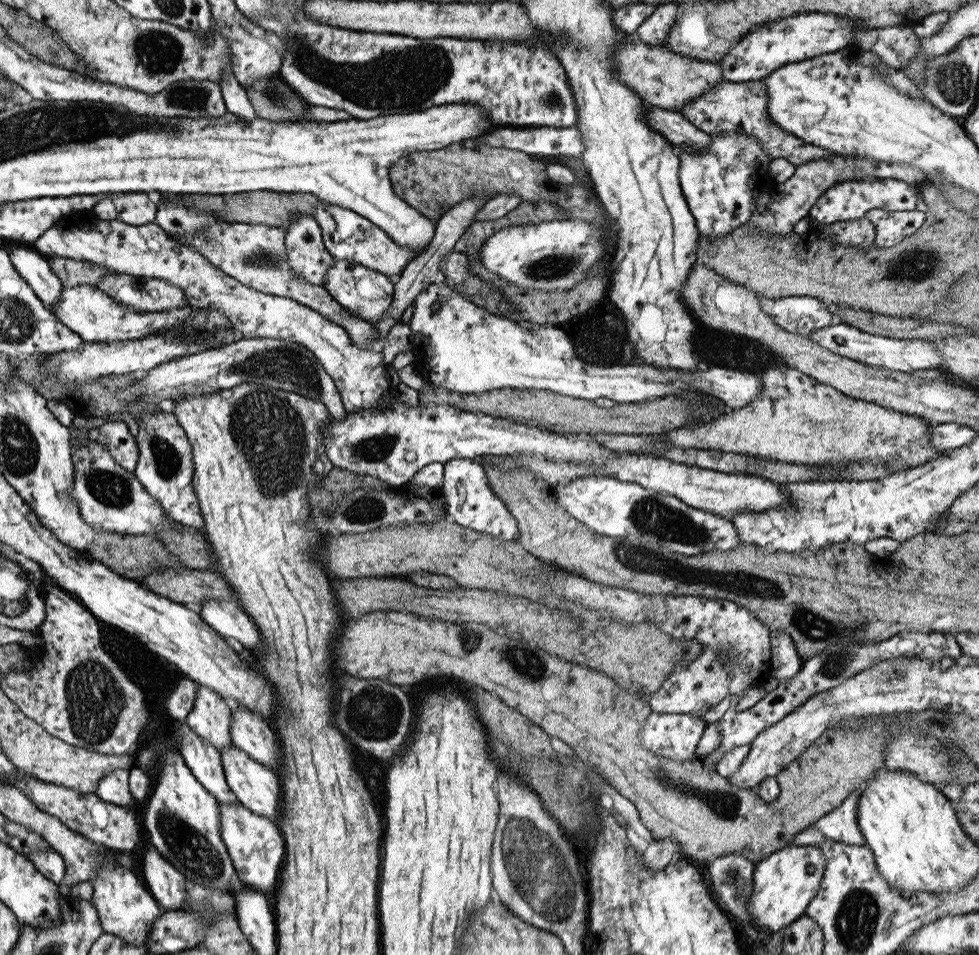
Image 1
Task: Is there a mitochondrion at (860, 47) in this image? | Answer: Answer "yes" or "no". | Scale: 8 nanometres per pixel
no

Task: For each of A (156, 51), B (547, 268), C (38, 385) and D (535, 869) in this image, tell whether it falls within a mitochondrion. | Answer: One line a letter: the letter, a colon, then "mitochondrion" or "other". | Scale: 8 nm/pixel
A: mitochondrion
B: mitochondrion
C: other
D: mitochondrion

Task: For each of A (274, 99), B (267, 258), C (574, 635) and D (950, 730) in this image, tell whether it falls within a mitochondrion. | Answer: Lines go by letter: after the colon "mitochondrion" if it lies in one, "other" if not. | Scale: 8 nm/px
A: mitochondrion
B: mitochondrion
C: other
D: other

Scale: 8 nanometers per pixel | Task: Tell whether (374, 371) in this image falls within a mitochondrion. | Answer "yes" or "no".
no

